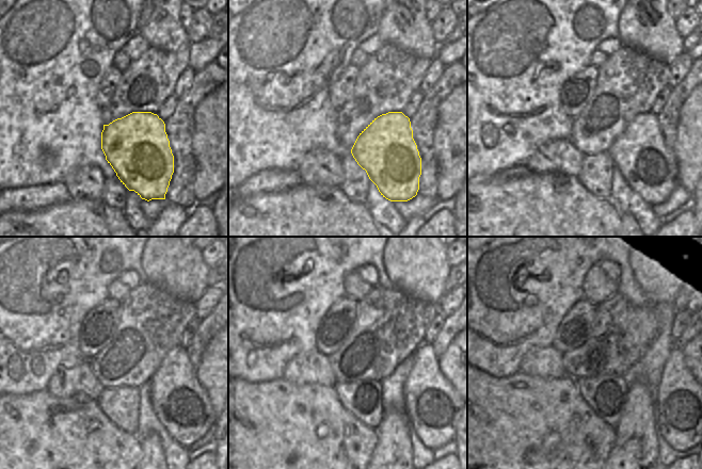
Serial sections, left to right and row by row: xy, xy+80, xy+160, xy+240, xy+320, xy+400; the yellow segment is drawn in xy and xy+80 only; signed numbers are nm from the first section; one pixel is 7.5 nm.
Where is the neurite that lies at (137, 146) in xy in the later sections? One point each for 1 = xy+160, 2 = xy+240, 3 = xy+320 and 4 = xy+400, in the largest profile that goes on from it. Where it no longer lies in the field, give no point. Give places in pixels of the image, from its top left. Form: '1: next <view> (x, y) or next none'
1: next xy+160 (650, 168)
2: next xy+240 (180, 403)
3: next xy+320 (432, 406)
4: next xy+400 (682, 405)

